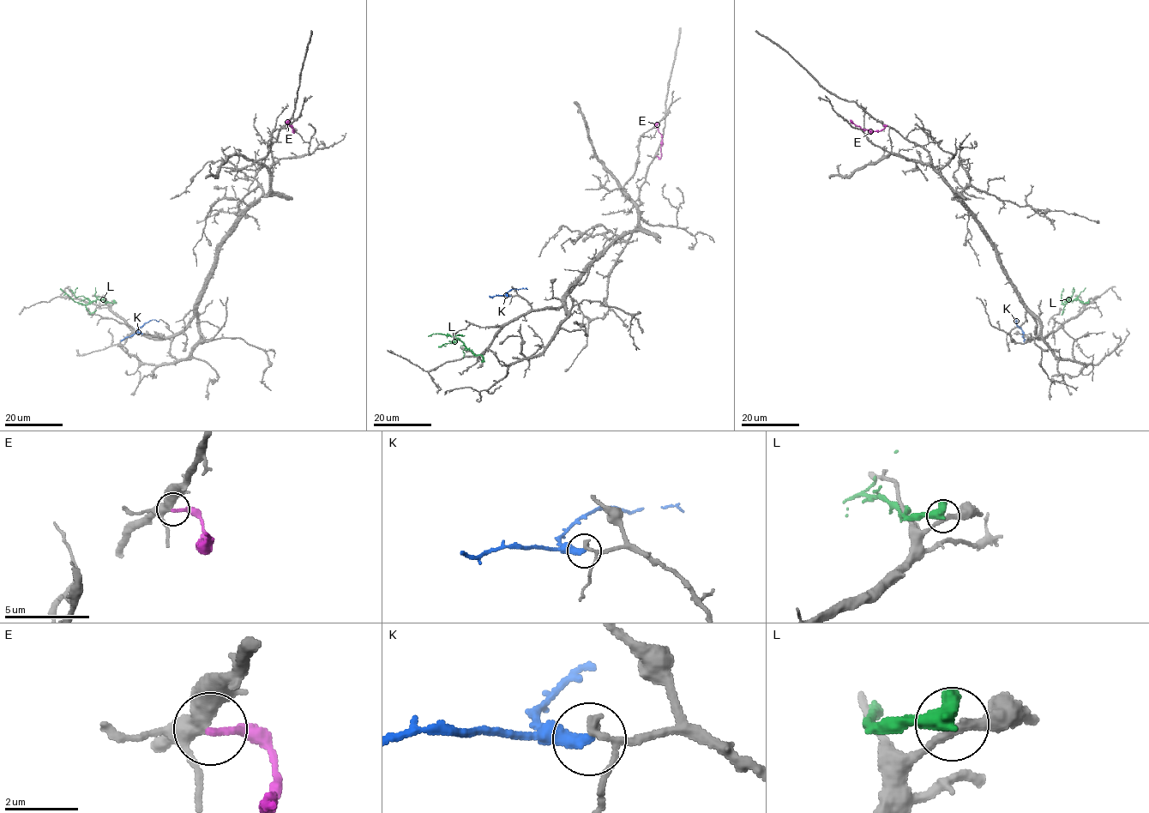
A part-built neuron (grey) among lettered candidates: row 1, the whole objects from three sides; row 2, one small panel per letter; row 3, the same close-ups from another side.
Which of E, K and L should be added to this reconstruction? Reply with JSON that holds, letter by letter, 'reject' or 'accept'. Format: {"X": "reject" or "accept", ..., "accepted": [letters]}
{"E": "reject", "K": "reject", "L": "reject", "accepted": []}

